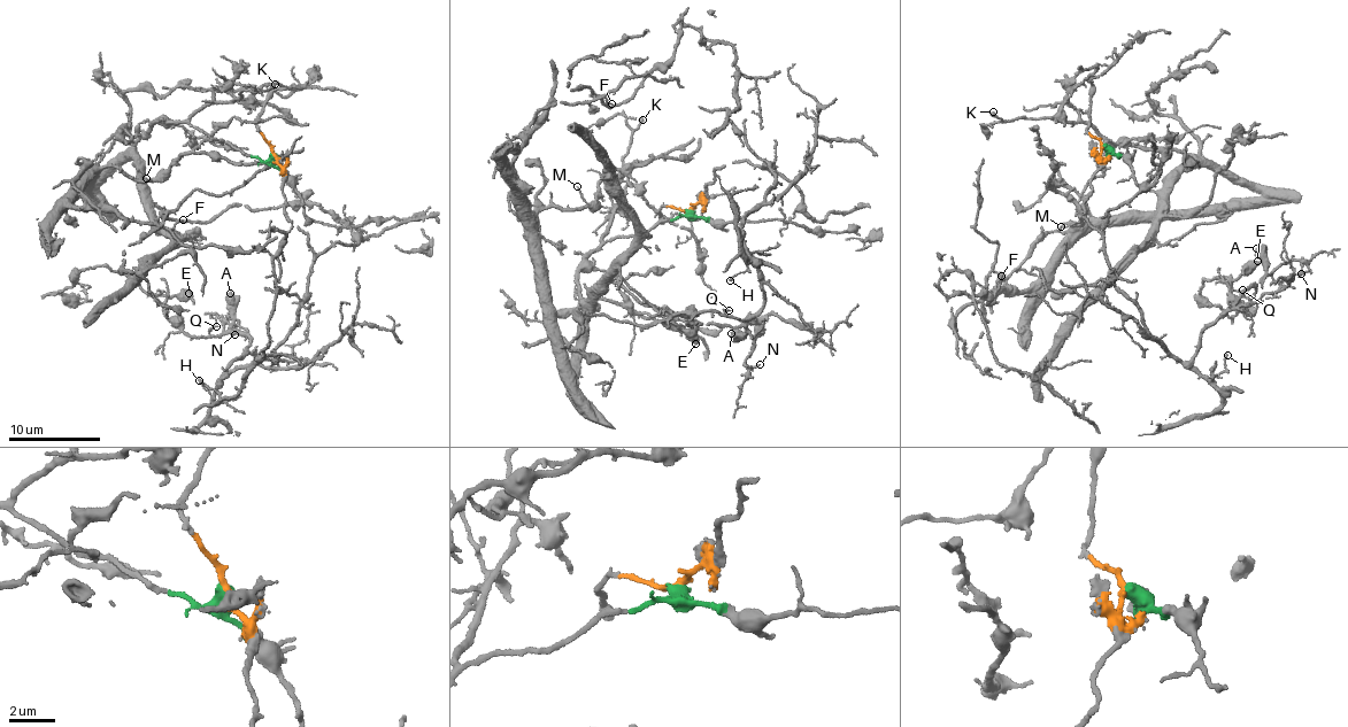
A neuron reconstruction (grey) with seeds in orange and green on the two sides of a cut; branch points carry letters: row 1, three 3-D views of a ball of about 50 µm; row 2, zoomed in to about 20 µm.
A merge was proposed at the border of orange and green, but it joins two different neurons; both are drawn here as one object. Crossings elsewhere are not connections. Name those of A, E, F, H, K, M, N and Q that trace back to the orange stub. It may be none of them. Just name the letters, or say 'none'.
A, E, H, N, Q

